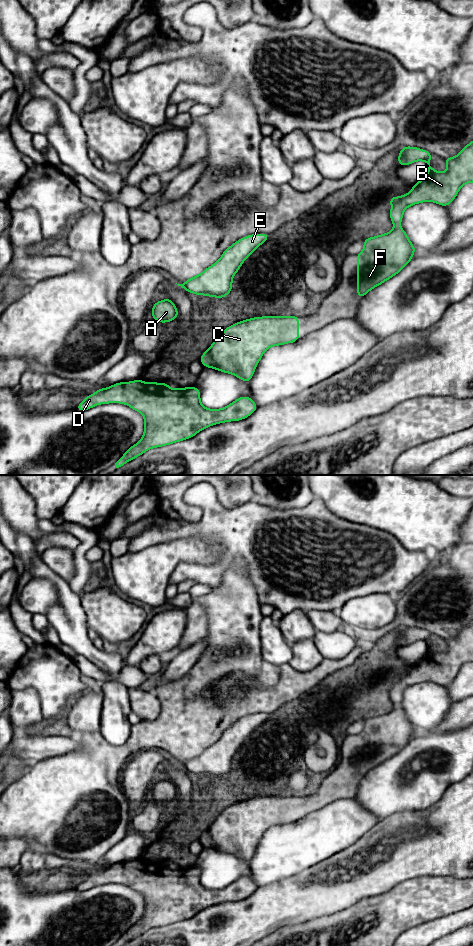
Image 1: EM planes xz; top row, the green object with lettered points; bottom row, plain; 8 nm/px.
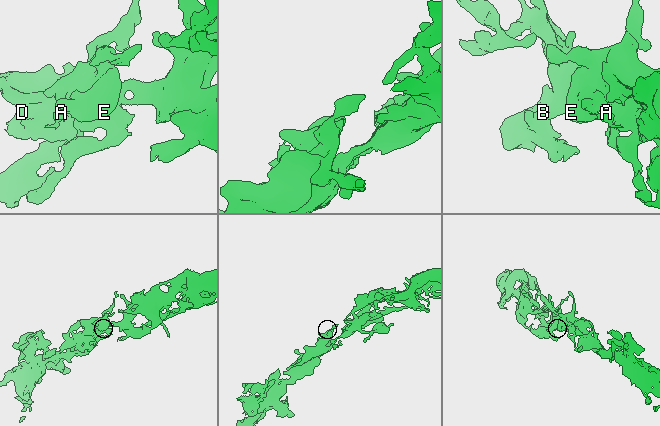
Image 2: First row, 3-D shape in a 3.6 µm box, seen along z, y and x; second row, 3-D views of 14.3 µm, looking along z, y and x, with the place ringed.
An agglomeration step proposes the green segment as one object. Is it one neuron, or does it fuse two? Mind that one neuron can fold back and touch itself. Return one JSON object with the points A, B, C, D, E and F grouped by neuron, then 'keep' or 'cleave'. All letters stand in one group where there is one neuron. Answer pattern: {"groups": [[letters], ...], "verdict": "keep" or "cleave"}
{"groups": [["A"], ["B", "C", "D", "E", "F"]], "verdict": "cleave"}

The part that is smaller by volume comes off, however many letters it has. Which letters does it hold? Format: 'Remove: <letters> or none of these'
Remove: A

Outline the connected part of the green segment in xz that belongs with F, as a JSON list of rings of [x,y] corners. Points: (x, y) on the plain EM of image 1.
[[[473,621],[457,636],[445,638],[445,652],[432,648],[431,635],[429,631],[409,626],[399,632],[399,644],[406,646],[425,641],[428,653],[408,674],[389,678],[390,698],[395,707],[389,713],[364,720],[363,730],[357,734],[357,774],[360,778],[399,753],[413,738],[416,729],[400,707],[404,690],[425,681],[447,686],[464,664],[473,662]]]

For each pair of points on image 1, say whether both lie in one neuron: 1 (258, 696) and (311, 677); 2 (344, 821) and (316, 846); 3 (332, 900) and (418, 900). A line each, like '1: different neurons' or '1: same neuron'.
1: same neuron
2: same neuron
3: different neurons

